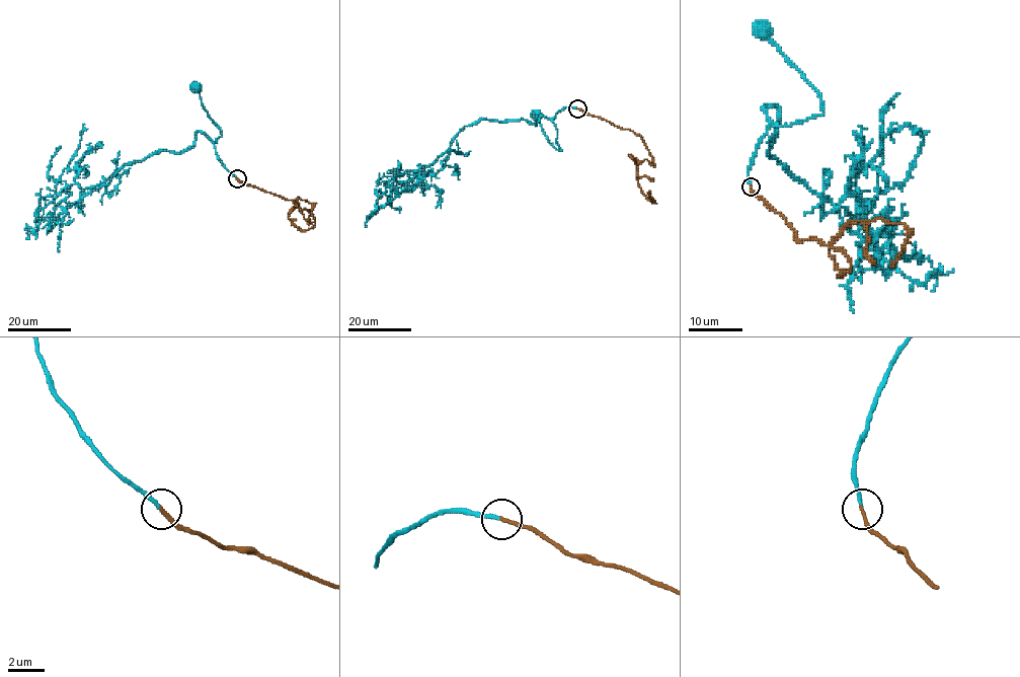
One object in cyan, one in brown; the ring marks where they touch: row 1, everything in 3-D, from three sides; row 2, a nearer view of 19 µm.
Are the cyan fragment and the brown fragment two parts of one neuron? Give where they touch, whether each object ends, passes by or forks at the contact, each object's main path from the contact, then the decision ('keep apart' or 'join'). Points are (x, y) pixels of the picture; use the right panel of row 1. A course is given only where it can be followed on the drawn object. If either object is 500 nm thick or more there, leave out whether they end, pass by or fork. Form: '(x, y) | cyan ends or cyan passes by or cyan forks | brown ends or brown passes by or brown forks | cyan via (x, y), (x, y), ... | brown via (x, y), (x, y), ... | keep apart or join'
(751, 186) | cyan ends | brown ends | cyan via (750, 186), (752, 160), (766, 130), (772, 124), (792, 126), (822, 114), (821, 95), (762, 30) | brown via (750, 186), (798, 240), (839, 248), (838, 276), (830, 245), (849, 224), (901, 223), (890, 266) | join

